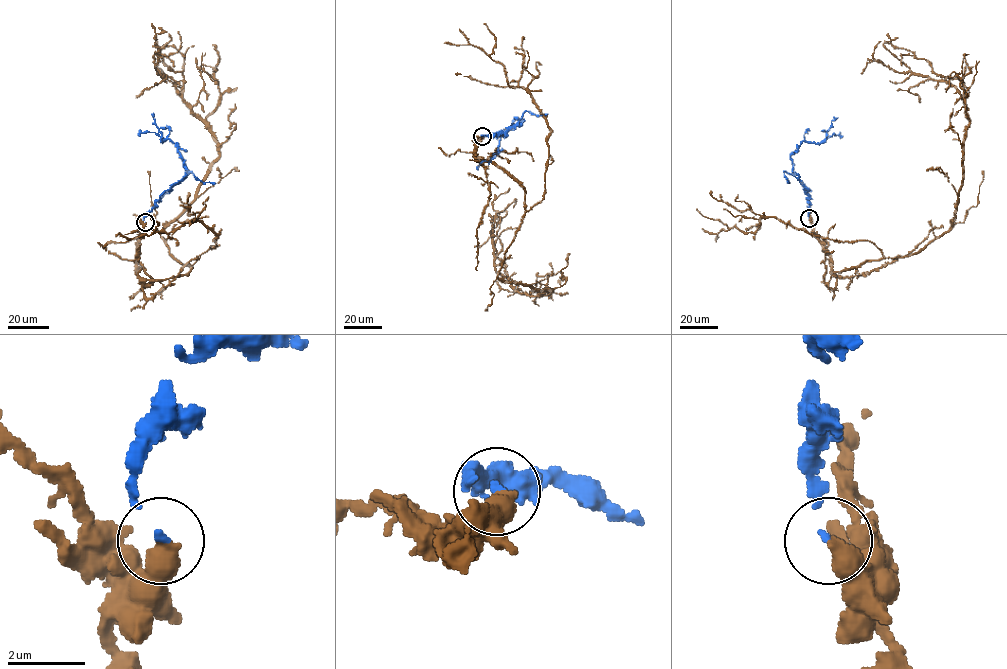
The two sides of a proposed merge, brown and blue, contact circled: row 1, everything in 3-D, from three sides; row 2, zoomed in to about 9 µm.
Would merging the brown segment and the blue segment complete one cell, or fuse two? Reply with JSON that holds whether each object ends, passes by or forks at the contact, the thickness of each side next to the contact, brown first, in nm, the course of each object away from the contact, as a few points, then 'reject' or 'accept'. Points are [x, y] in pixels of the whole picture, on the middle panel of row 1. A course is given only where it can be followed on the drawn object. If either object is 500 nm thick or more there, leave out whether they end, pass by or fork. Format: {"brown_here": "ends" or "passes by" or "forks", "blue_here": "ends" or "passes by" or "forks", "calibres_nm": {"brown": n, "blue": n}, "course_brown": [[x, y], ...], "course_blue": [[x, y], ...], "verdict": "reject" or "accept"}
{"brown_here": "ends", "blue_here": "ends", "calibres_nm": {"brown": 480, "blue": 120}, "course_brown": [[482, 136], [475, 158], [525, 193], [497, 276], [551, 290], [535, 296], [495, 269], [495, 215], [513, 207]], "course_blue": [[482, 136], [506, 133], [520, 125], [520, 120], [516, 117], [504, 130], [495, 157], [476, 169]], "verdict": "accept"}

